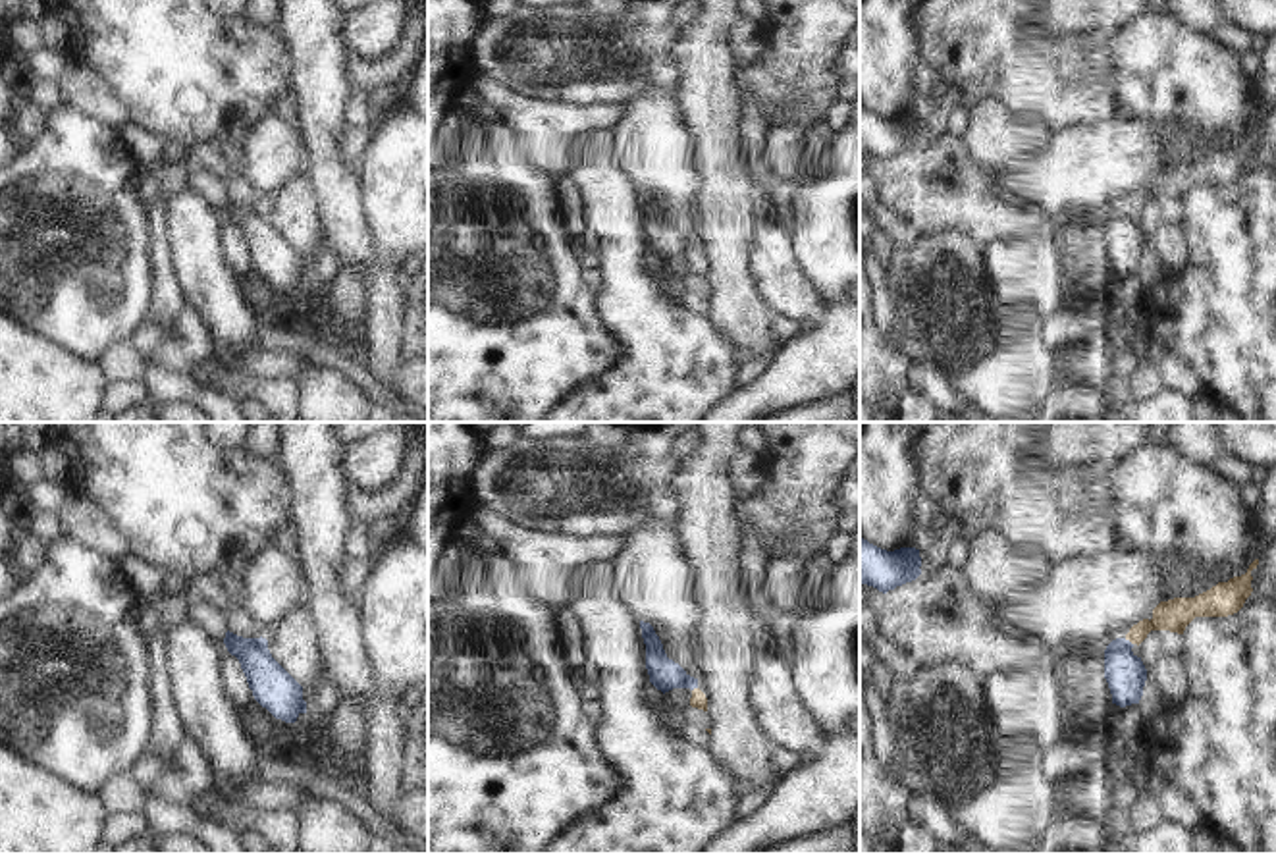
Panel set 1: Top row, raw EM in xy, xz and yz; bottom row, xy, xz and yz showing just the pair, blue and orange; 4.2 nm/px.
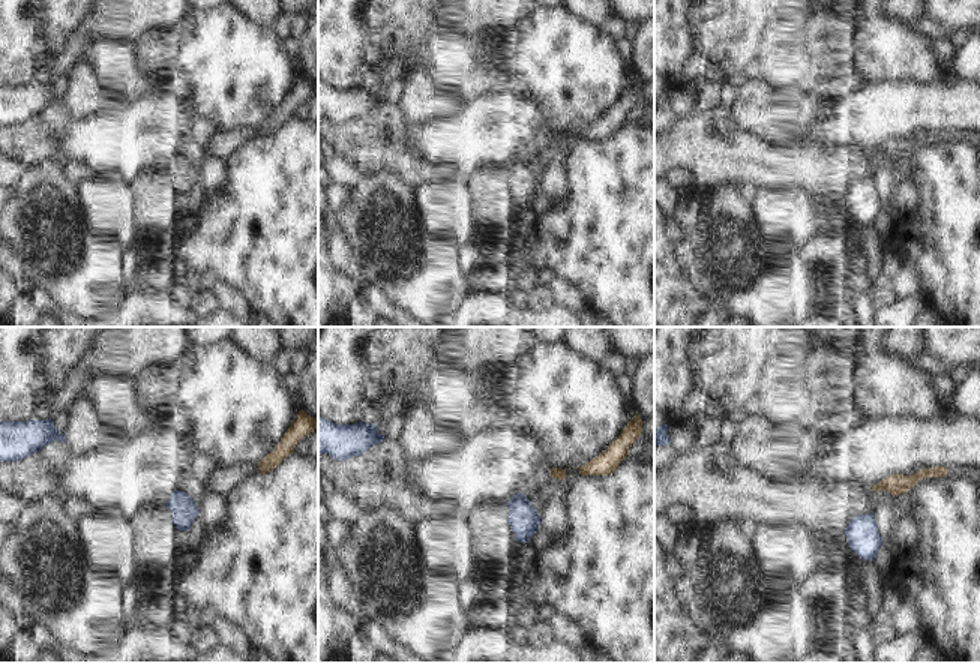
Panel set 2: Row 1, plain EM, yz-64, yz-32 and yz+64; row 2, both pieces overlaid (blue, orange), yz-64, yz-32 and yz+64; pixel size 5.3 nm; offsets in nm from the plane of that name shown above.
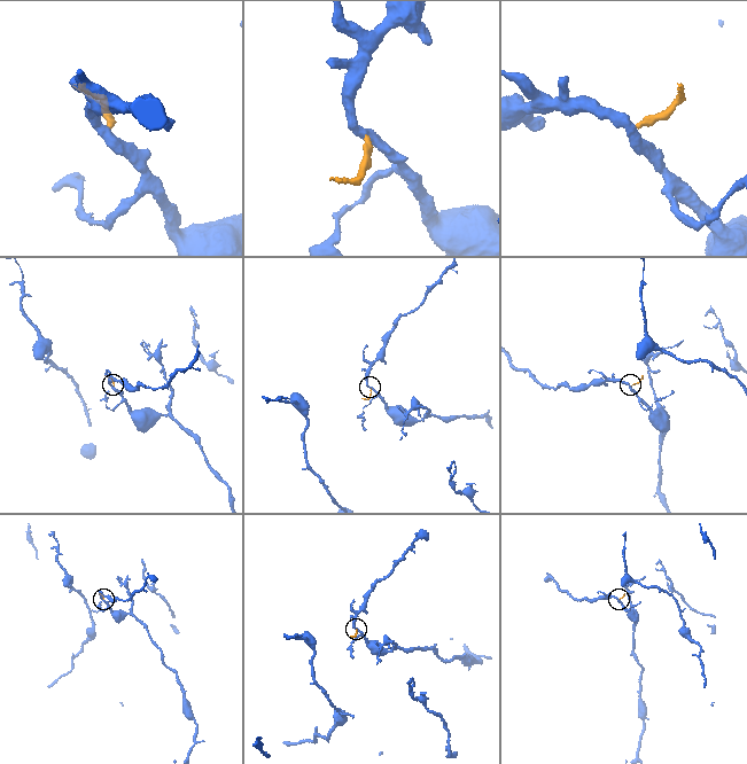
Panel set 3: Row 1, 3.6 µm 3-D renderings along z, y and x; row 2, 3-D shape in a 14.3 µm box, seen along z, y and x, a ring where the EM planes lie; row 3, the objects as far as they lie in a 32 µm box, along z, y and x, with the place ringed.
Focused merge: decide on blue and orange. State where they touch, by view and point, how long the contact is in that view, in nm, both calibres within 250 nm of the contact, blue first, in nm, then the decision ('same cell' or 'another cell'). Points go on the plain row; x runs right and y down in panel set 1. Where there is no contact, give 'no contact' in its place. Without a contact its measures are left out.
contact yz (1128, 209); length 50 nm; calibres 170 and 140 nm; another cell

